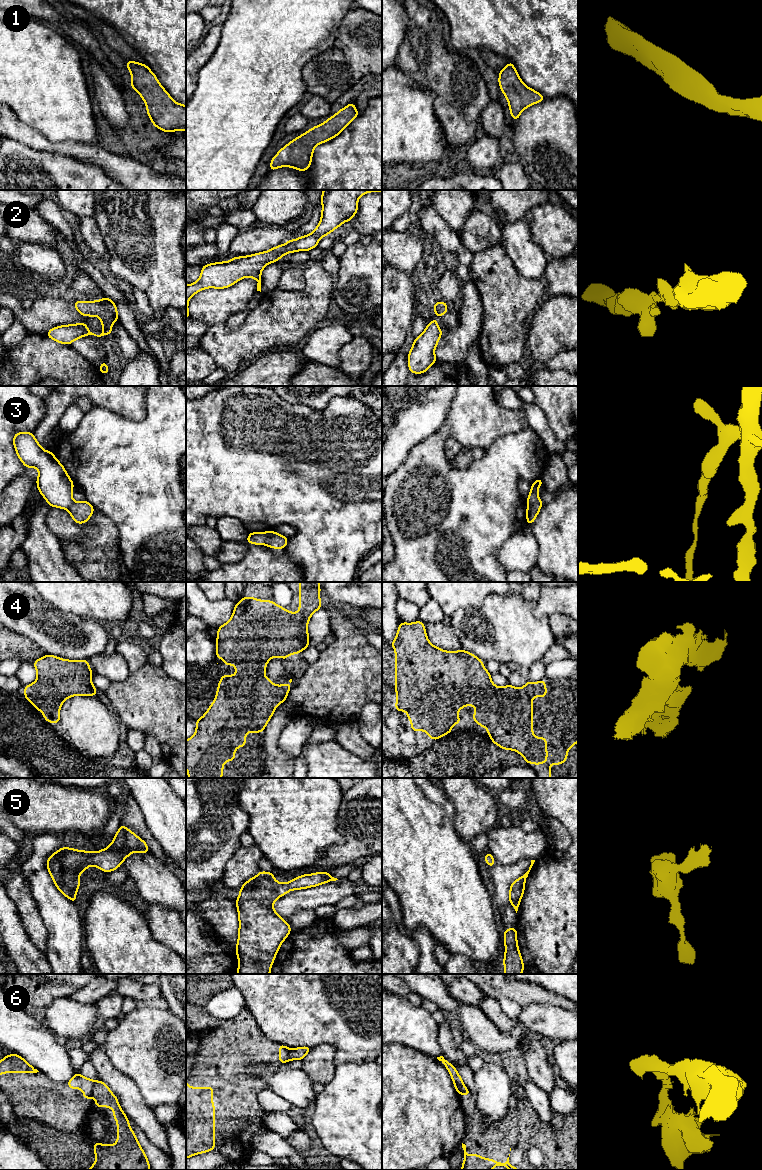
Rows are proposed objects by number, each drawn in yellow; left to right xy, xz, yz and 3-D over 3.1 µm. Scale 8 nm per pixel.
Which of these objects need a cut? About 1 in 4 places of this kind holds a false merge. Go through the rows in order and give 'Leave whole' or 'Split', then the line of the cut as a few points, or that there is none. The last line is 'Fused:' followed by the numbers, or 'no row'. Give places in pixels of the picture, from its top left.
1: Leave whole. No split
2: Leave whole. No split
3: Split. Split along yz (542, 502), (536, 505), (528, 505)
4: Leave whole. No split
5: Leave whole. No split
6: Split. Split along xy (96, 1082), (91, 1094)
Fused: 3, 6

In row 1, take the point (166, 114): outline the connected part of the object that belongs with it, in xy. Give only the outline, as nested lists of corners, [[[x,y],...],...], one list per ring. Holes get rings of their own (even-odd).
[[[128,60],[126,61],[126,66],[131,73],[132,89],[146,103],[146,110],[153,125],[168,133],[173,131],[186,131],[186,106],[175,102],[171,98],[147,65]]]

